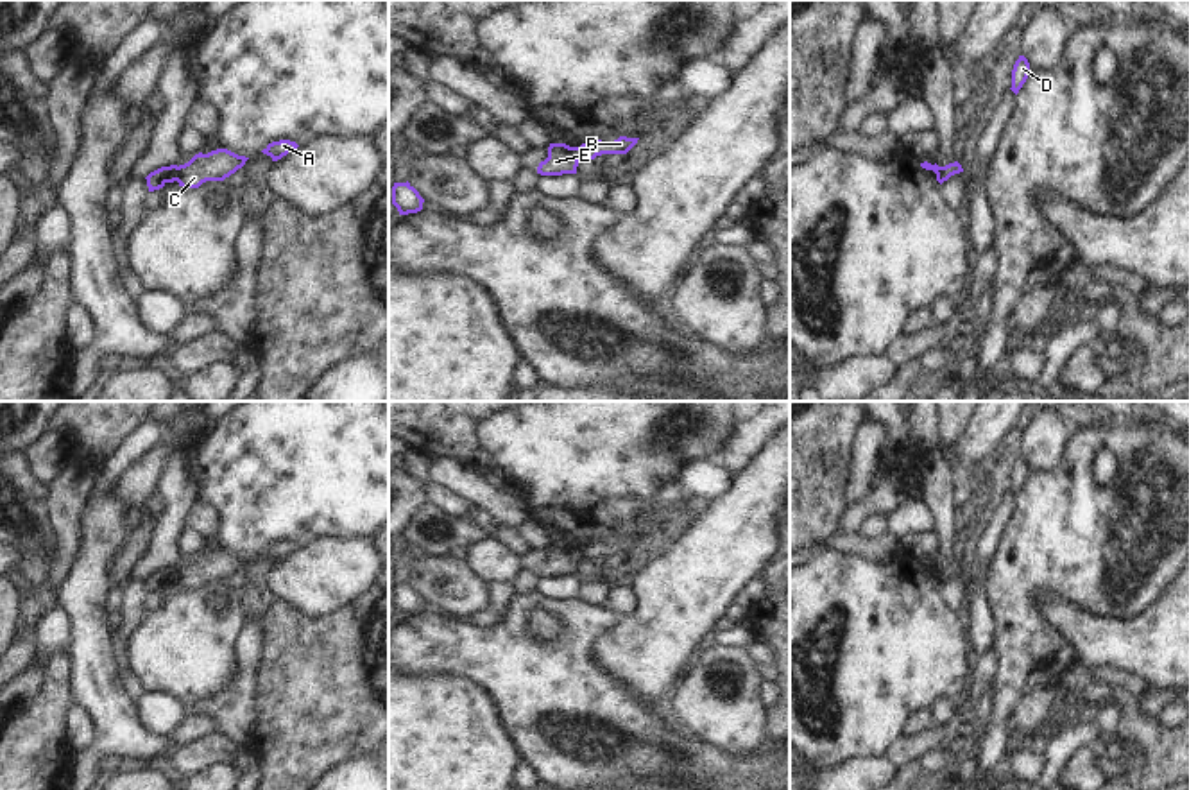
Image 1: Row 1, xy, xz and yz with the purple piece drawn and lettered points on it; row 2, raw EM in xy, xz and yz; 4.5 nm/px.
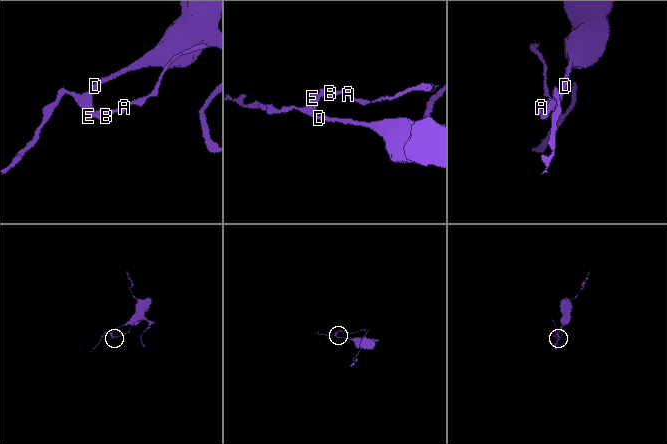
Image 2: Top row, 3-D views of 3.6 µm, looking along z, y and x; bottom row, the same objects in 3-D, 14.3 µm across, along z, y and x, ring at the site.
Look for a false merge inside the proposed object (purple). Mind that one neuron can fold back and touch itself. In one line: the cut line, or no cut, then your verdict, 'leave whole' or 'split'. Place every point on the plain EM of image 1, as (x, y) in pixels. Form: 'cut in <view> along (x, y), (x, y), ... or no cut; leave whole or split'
cut in xy along (176, 568), (178, 581); split

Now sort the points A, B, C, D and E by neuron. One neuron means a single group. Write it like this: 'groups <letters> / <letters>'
groups A B C / D E

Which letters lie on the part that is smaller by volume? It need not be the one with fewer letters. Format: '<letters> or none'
A, B, C

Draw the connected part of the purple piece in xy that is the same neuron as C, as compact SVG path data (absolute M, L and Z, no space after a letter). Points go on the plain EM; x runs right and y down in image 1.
M217 550L208 555L199 554L188 564L177 568L177 584L183 589L199 589L206 582L224 582L242 570L247 561L227 550Z

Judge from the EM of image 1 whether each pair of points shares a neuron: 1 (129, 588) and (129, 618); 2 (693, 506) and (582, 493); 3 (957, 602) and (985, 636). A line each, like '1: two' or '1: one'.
1: one
2: two
3: two

